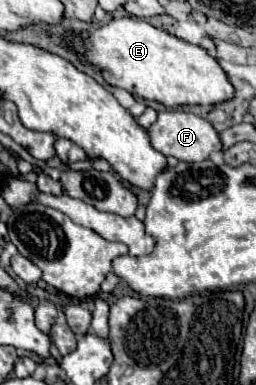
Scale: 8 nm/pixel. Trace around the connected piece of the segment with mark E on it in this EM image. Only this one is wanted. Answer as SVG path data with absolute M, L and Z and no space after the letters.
M113 18L89 34L87 42L67 40L67 46L83 52L103 72L103 78L131 94L161 102L167 108L185 104L221 104L235 98L235 88L219 60L205 48L189 44L141 18Z

